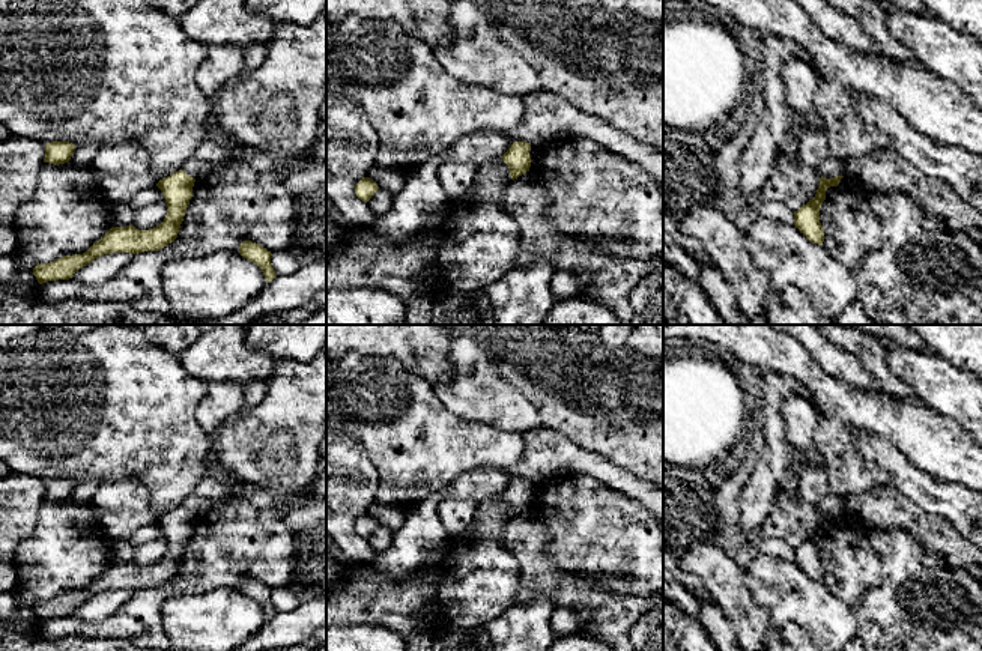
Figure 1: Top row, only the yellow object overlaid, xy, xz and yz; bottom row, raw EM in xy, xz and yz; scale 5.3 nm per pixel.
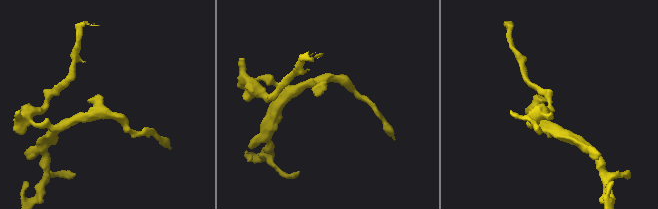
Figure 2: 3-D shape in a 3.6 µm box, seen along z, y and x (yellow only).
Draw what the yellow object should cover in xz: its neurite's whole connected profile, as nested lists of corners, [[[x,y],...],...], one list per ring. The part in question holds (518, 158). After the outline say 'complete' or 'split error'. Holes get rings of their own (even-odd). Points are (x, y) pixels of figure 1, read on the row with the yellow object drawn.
[[[559,135],[544,141],[538,141],[535,144],[529,144],[526,141],[514,141],[501,156],[510,168],[511,179],[514,180],[523,173],[529,171],[531,162],[535,159],[535,156],[547,146],[555,144],[558,140]]]; split error

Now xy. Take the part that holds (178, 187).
[[[247,146],[229,150],[227,158],[220,162],[206,162],[191,158],[179,171],[171,173],[156,183],[167,203],[167,215],[159,226],[149,230],[138,230],[132,224],[126,227],[111,227],[86,253],[63,256],[54,262],[36,265],[33,268],[33,275],[39,284],[56,280],[69,280],[78,269],[104,254],[138,254],[167,247],[177,238],[186,207],[192,197],[194,182],[233,161],[245,162],[253,170],[284,171],[302,170],[314,162],[307,150],[286,155],[281,152],[263,152]]]; split error

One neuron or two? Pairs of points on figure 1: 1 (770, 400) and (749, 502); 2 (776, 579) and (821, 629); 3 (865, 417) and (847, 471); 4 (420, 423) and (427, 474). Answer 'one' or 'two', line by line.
1: one
2: one
3: one
4: one

